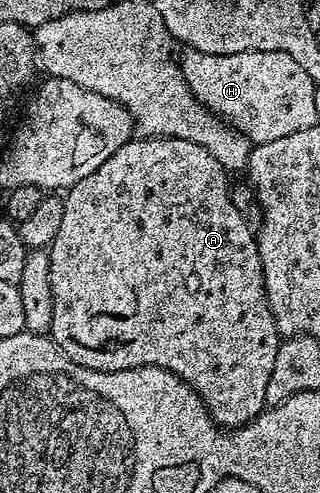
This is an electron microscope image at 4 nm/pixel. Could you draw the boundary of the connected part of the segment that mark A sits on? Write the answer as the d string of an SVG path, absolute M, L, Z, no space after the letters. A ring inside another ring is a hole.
M133 137L119 146L90 176L78 180L78 184L68 187L63 195L62 224L54 236L51 246L47 247L50 260L50 292L54 300L54 316L50 337L56 347L74 364L91 370L132 370L136 366L157 366L181 378L203 400L208 415L221 428L239 428L254 421L263 414L266 407L266 383L274 368L274 359L282 335L276 330L276 321L270 312L270 304L264 287L262 262L256 247L253 227L248 227L245 211L237 209L232 202L232 190L228 186L229 175L198 144L177 138Z

